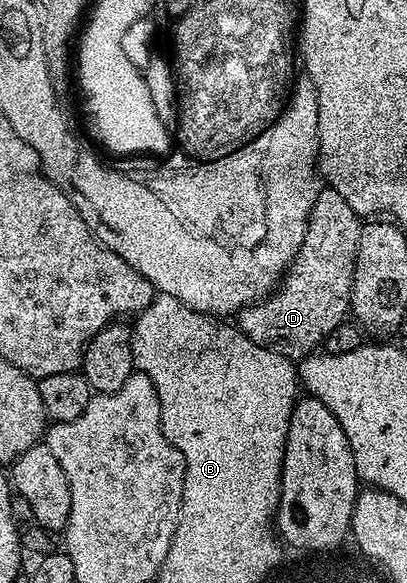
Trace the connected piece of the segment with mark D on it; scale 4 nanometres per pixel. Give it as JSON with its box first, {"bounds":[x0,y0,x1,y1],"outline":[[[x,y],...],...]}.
{"bounds":[235,189,362,361],"outline":[[[322,189],[319,193],[319,197],[315,201],[312,212],[309,215],[309,224],[307,225],[305,240],[303,241],[303,245],[297,250],[297,256],[293,259],[292,265],[289,266],[289,269],[285,272],[279,286],[268,299],[263,299],[259,303],[240,308],[239,314],[235,319],[236,326],[239,330],[241,330],[248,339],[255,341],[255,345],[263,345],[267,349],[271,349],[275,353],[279,353],[283,357],[287,357],[294,361],[300,361],[314,354],[314,352],[324,344],[327,333],[331,333],[331,329],[335,329],[335,325],[346,322],[347,316],[350,314],[349,302],[351,301],[351,285],[353,284],[355,257],[357,256],[357,246],[359,245],[362,226],[362,216],[357,215],[355,209],[351,209],[351,205],[347,205],[347,201],[343,201],[343,197],[339,197],[339,193],[335,193],[332,189]]]}

